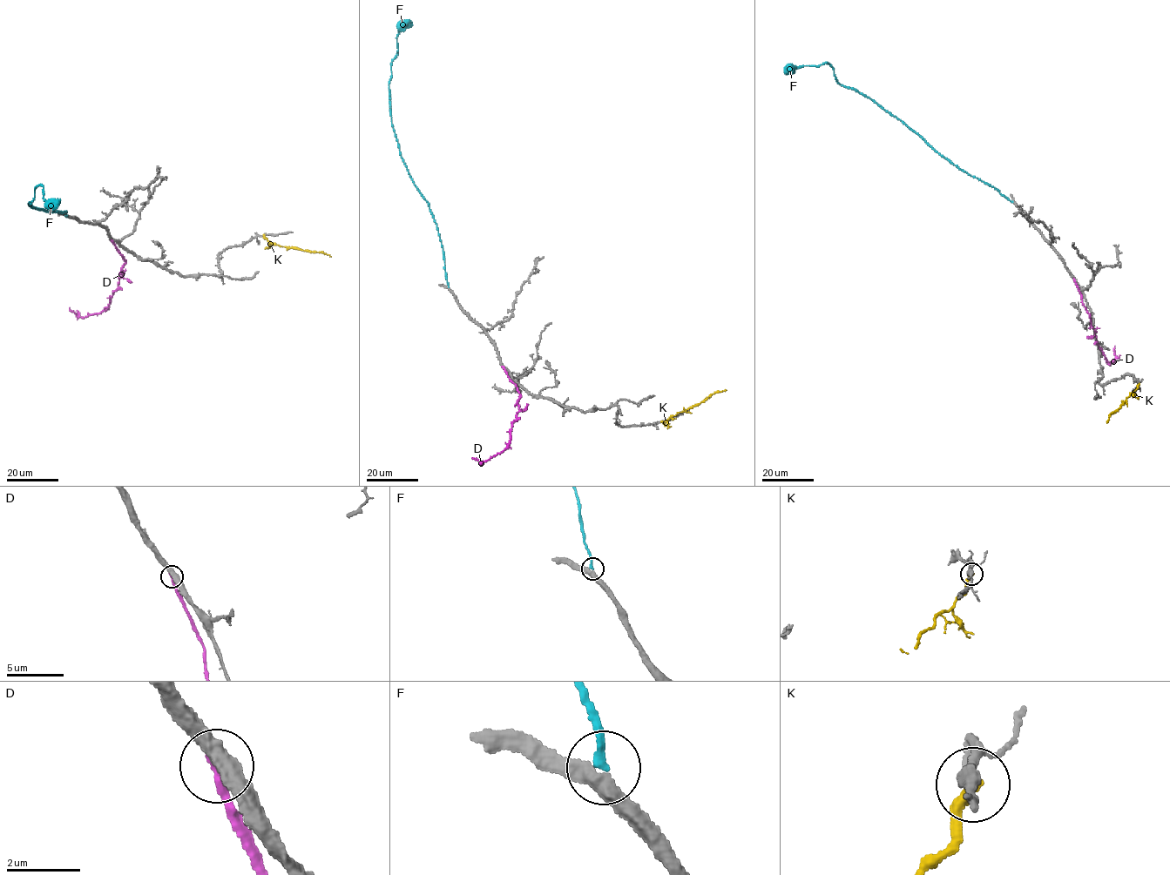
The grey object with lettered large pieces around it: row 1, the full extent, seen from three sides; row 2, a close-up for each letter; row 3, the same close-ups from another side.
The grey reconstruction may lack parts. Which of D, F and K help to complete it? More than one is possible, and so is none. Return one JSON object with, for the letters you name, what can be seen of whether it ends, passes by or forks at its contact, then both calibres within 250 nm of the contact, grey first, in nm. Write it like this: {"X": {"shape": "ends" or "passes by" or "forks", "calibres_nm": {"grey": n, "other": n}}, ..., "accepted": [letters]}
{"F": {"shape": "ends", "calibres_nm": {"grey": 360, "other": 190}}, "accepted": ["F"]}

